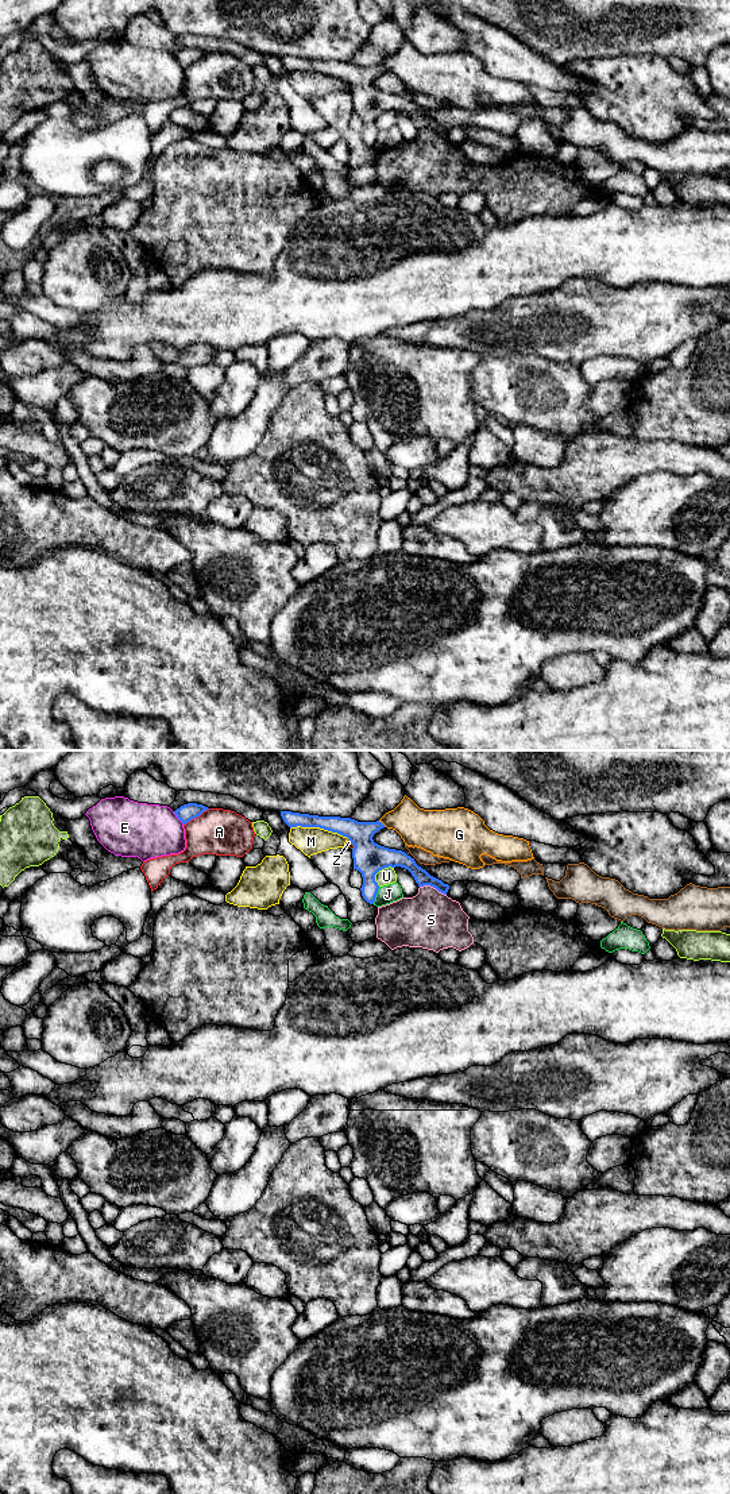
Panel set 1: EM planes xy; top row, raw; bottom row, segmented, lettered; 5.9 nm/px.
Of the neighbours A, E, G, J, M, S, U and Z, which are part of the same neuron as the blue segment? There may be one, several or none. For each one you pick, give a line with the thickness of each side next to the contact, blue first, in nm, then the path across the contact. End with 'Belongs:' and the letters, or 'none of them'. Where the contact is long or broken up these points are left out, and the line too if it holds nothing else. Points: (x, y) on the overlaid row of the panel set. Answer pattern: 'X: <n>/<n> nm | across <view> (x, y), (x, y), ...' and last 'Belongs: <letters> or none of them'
Belongs: none of them

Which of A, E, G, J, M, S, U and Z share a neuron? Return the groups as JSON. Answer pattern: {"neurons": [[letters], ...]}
{"neurons": [["A"], ["E"], ["G"], ["J"], ["M"], ["S"], ["U"], ["Z"]]}

